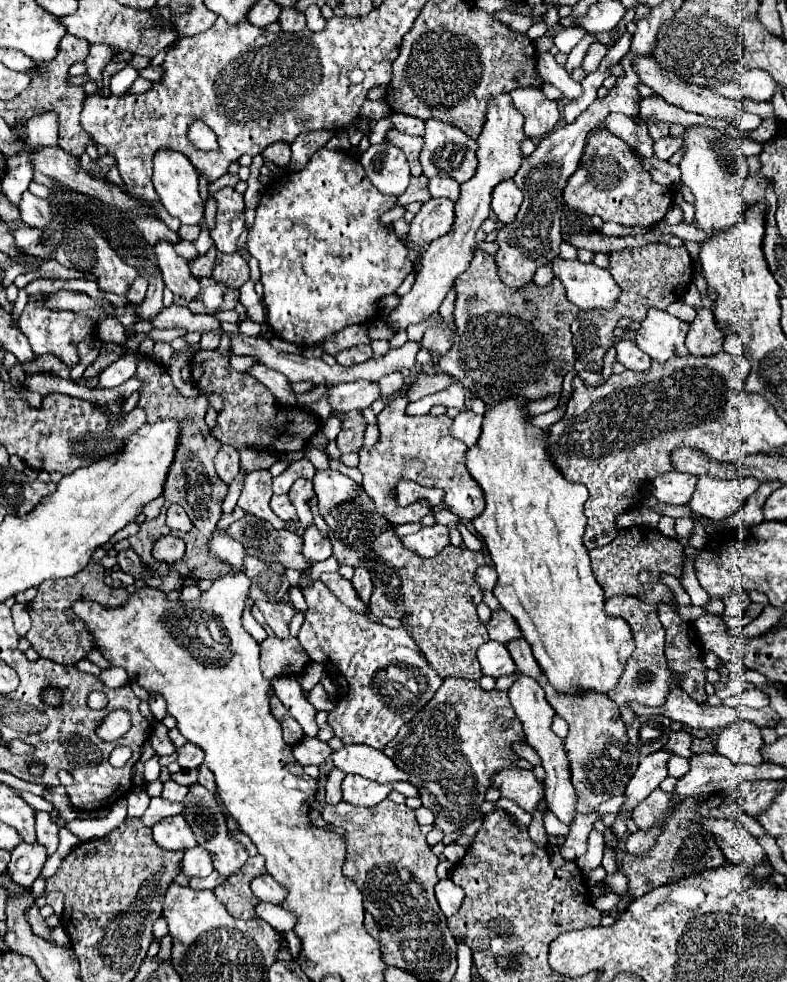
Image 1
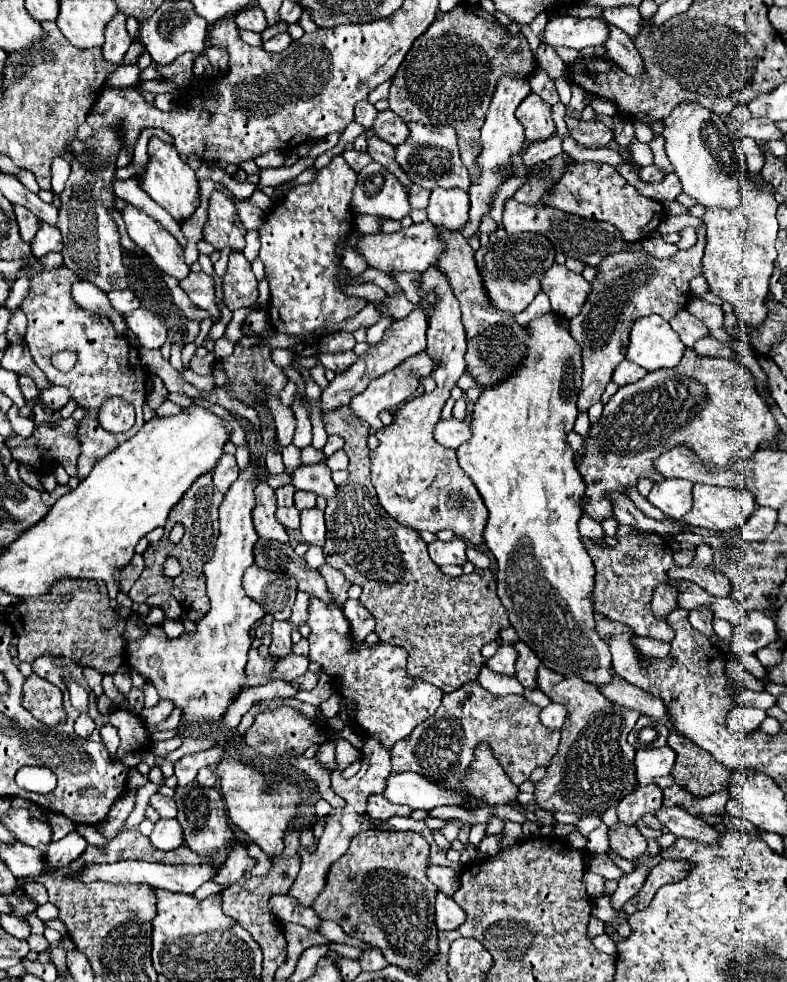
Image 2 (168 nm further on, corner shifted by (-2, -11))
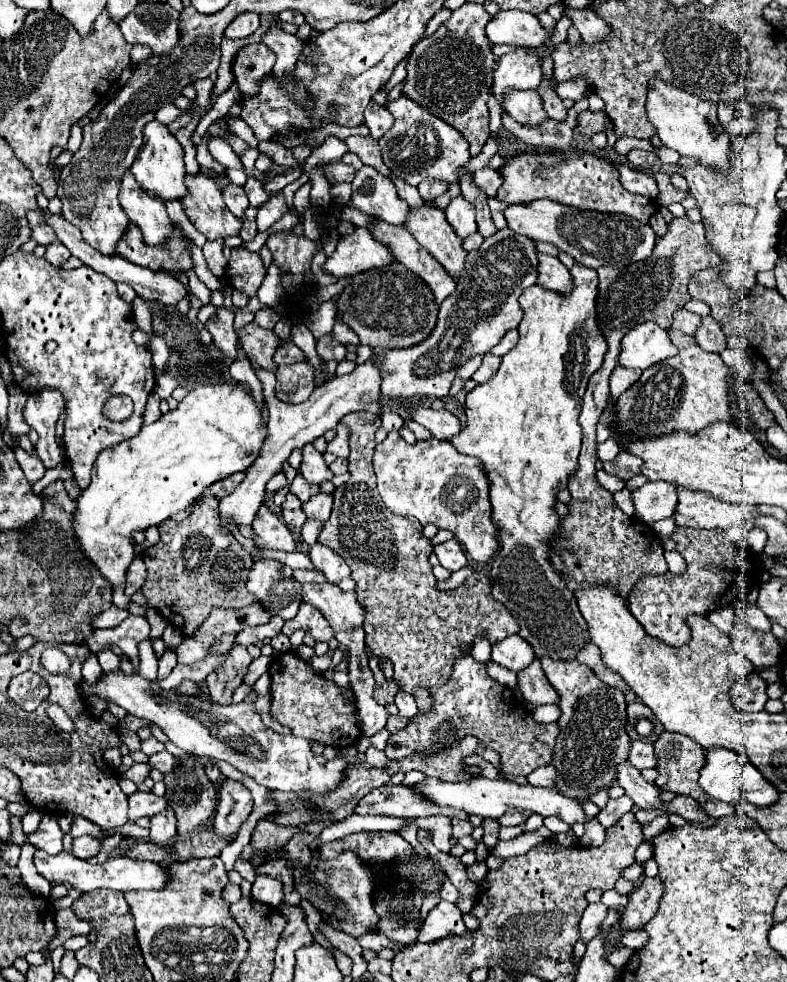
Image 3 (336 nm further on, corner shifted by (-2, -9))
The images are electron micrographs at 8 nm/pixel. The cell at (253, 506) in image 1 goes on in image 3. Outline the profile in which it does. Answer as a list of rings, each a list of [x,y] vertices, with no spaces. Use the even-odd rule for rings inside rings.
[[[265,504],[259,508],[259,514],[253,522],[253,530],[257,532],[257,544],[261,548],[273,548],[273,550],[285,550],[285,552],[295,550],[295,540],[289,528]]]

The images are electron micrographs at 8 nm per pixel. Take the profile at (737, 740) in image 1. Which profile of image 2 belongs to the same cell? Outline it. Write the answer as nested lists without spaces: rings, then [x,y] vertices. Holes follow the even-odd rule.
[[[739,706],[737,710],[731,710],[731,714],[727,716],[727,728],[731,732],[757,730],[765,718],[767,718],[765,710],[759,710],[753,706]]]

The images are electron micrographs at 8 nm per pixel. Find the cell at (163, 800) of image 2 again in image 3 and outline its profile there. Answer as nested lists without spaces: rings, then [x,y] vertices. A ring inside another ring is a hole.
[[[141,792],[129,796],[129,822],[135,822],[141,816],[155,816],[167,808],[167,800],[163,796],[155,796],[153,792]]]

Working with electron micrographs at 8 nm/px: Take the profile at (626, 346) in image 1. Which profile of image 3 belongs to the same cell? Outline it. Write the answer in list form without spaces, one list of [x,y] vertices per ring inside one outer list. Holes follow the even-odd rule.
[[[617,366],[609,378],[609,386],[611,386],[611,396],[613,400],[617,400],[617,396],[621,396],[633,382],[637,382],[641,376],[639,370],[633,370],[633,368],[623,368],[623,366]]]

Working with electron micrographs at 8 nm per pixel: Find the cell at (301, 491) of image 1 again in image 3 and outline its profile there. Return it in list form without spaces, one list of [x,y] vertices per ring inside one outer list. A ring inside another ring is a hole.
[[[301,474],[293,480],[293,484],[289,486],[289,490],[301,500],[301,502],[307,502],[311,496],[315,496],[315,494],[319,494],[319,486],[315,486],[315,484],[309,484]]]

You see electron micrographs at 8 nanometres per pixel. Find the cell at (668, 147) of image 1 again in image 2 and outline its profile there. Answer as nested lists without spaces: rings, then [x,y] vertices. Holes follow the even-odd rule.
[[[651,164],[651,166],[645,166],[639,170],[639,178],[643,182],[659,182],[659,180],[663,180],[663,174]]]

